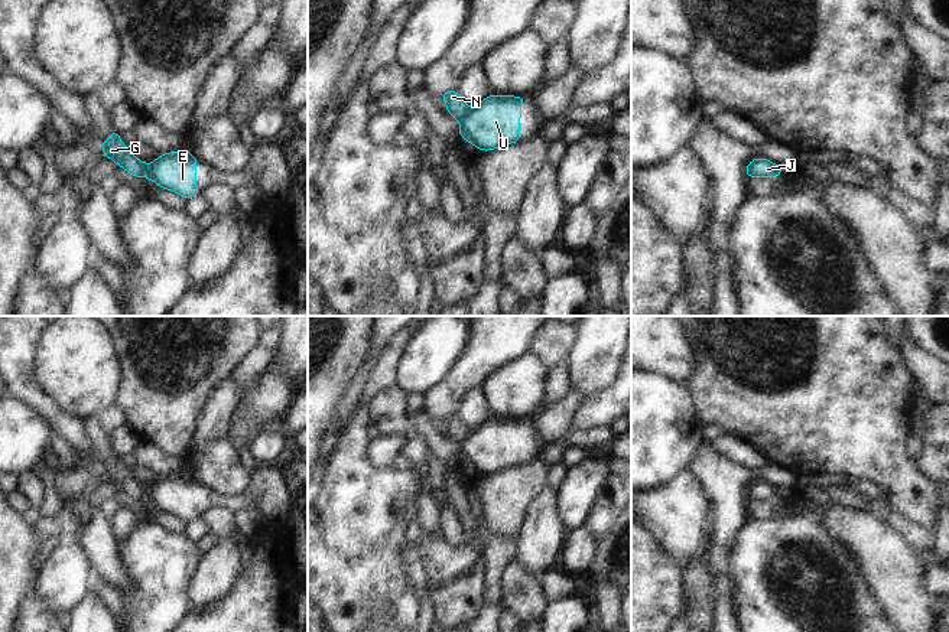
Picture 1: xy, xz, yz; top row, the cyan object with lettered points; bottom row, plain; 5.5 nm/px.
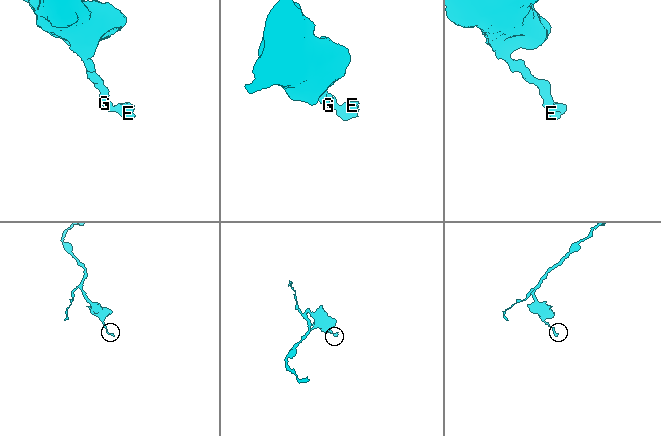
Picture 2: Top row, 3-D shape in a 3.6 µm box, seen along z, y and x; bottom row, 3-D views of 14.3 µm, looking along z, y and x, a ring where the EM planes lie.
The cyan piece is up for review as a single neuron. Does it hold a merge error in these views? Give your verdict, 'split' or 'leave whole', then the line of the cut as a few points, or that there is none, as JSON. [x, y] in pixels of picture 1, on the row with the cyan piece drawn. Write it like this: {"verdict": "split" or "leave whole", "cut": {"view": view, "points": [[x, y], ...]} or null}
{"verdict": "split", "cut": {"view": "xz", "points": [[471, 108], [458, 119]]}}

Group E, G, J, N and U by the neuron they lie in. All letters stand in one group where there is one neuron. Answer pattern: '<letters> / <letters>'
E J U / G N

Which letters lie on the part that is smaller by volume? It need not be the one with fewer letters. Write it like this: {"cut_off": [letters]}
{"cut_off": ["E", "J", "U"]}

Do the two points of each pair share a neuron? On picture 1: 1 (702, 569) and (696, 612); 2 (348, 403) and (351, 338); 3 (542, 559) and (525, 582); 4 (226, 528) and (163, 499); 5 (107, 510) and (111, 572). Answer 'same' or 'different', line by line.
1: same
2: different
3: different
4: different
5: different

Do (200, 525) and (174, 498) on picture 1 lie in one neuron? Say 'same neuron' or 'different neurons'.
different neurons

